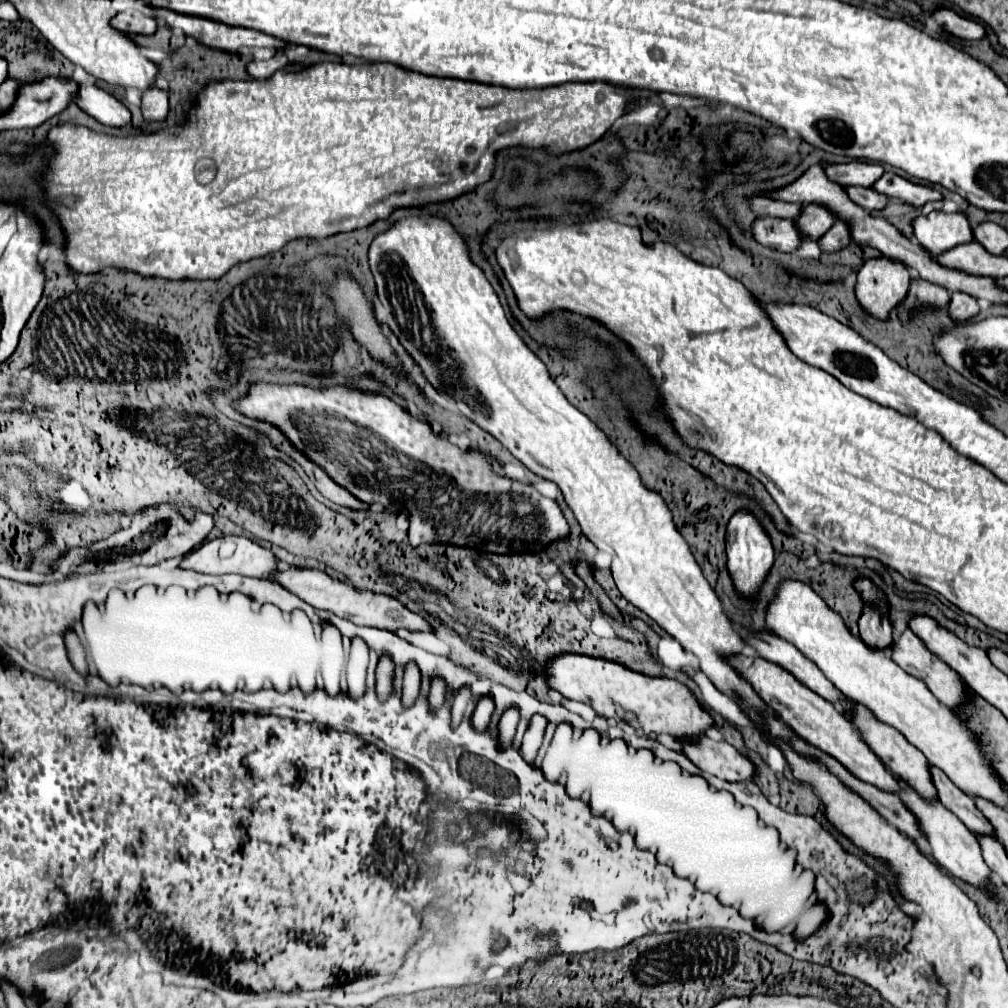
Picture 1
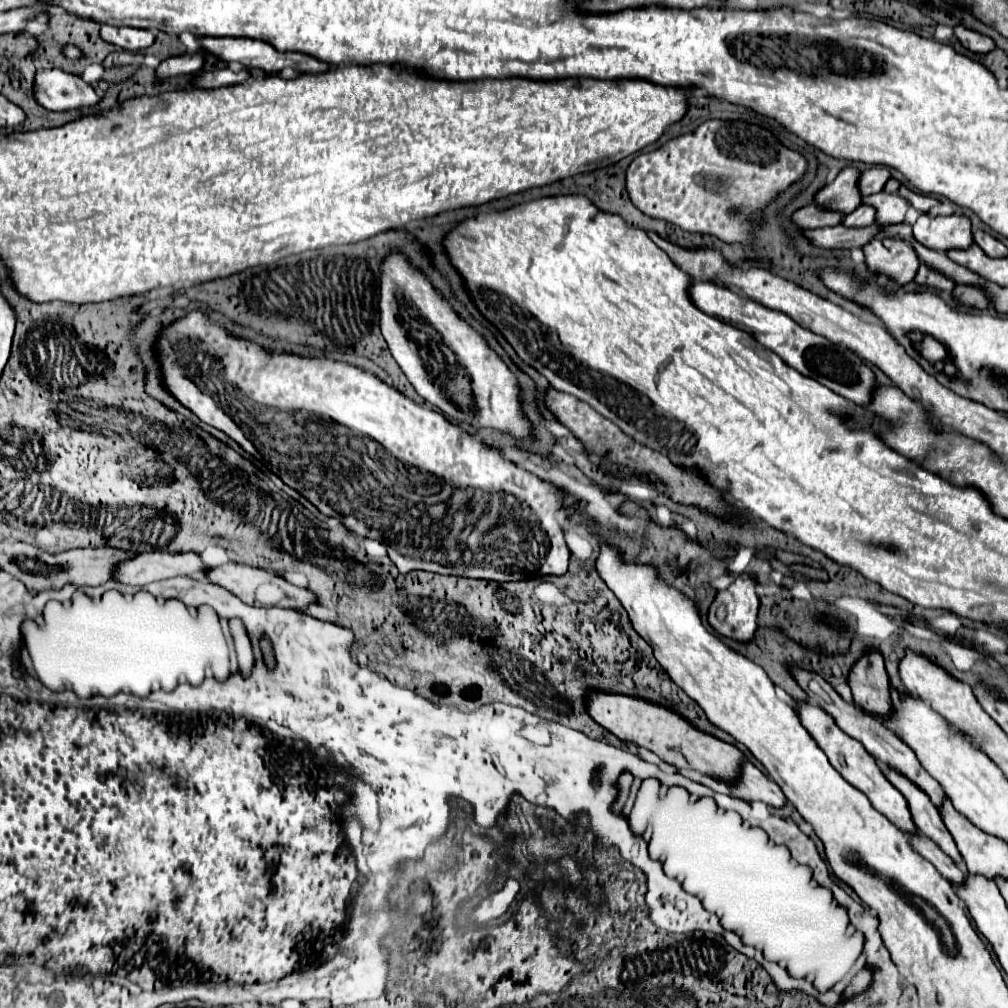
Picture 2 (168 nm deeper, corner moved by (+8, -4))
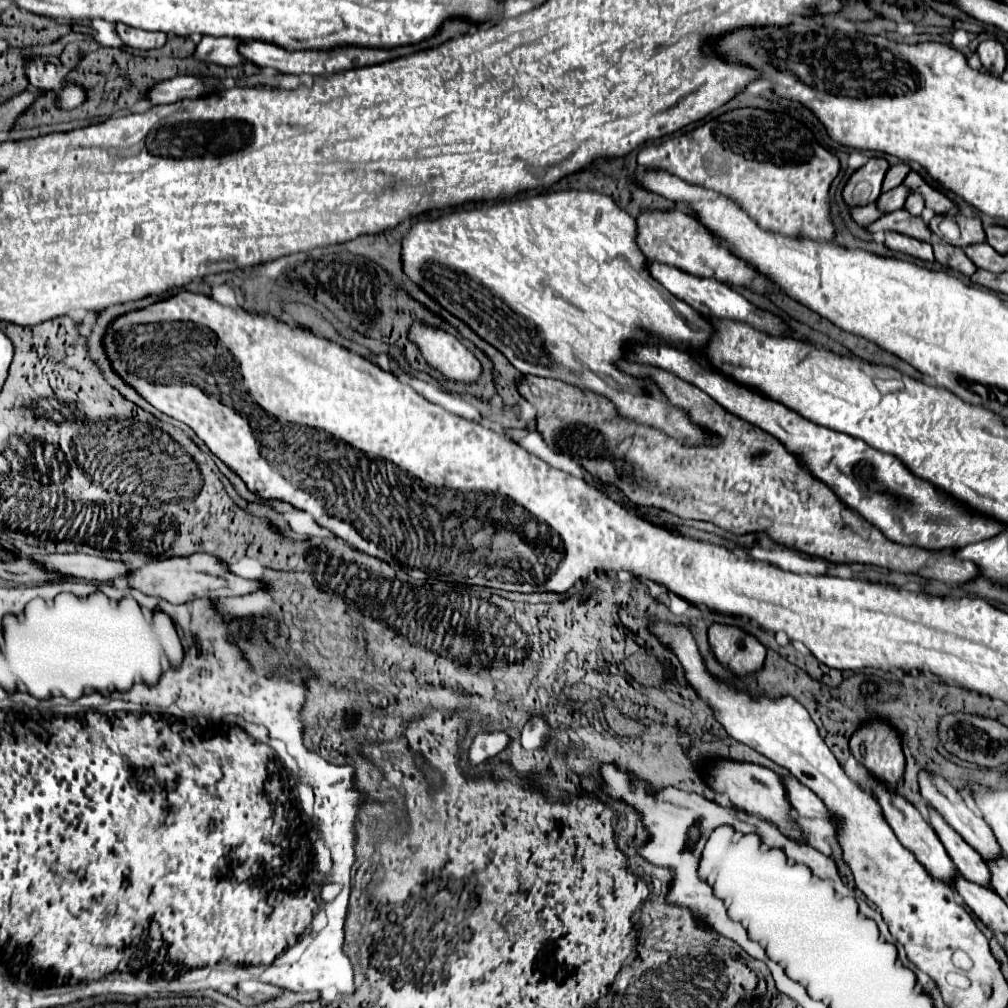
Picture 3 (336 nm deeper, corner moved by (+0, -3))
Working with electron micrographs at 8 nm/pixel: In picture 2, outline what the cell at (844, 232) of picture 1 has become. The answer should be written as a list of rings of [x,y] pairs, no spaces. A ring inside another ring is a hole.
[[[858,206],[854,212],[846,214],[842,220],[842,226],[846,228],[864,228],[874,224],[874,208],[872,206]]]

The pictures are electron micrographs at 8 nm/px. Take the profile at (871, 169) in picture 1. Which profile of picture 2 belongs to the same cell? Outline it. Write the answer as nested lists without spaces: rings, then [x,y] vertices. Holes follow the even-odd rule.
[[[868,168],[858,178],[858,190],[862,192],[862,196],[876,194],[876,192],[880,192],[884,188],[888,178],[890,178],[890,174],[888,174],[886,168]]]

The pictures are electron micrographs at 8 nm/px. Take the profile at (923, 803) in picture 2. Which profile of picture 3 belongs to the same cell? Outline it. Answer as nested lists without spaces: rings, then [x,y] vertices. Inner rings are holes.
[[[930,809],[930,825],[934,827],[938,839],[946,847],[946,853],[958,867],[960,875],[986,889],[992,889],[990,871],[988,871],[984,859],[972,847],[966,847],[966,843],[962,843],[962,837],[956,831],[950,831],[950,827],[946,827],[946,821],[942,819],[942,815],[938,815],[934,809]]]

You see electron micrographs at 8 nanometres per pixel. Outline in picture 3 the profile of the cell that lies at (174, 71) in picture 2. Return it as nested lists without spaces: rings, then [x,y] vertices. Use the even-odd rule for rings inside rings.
[[[204,35],[202,51],[196,53],[202,55],[202,61],[232,67],[232,65],[240,65],[242,61],[242,55],[238,53],[240,45],[242,43],[238,43],[238,39],[210,39],[210,35]]]

